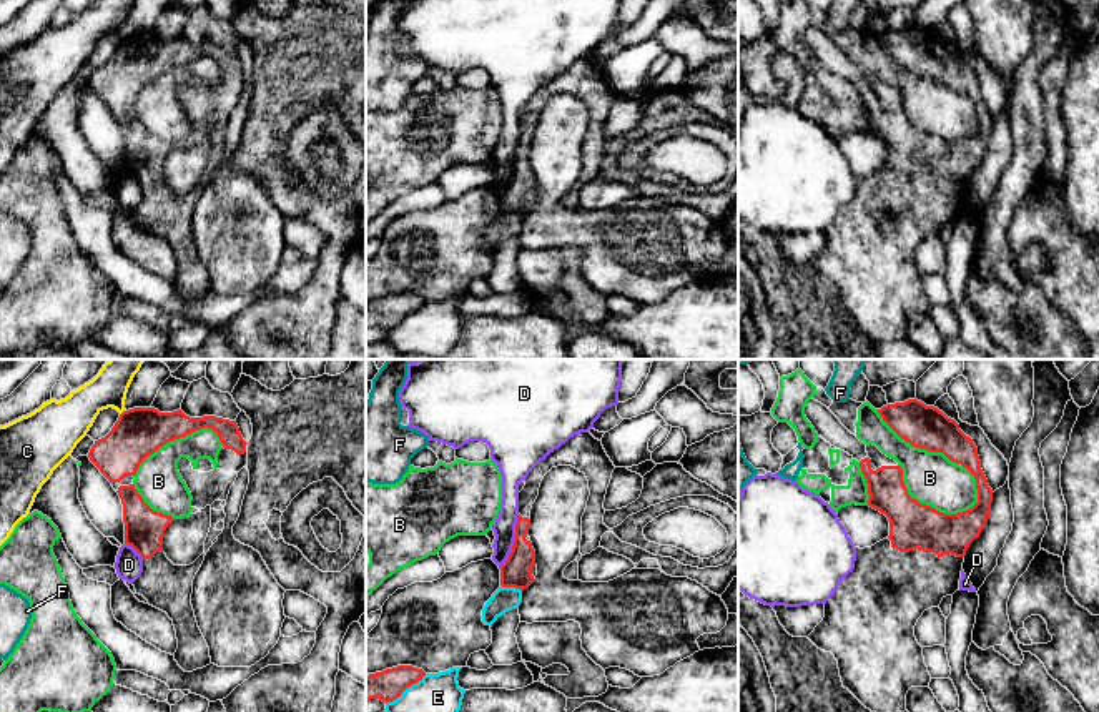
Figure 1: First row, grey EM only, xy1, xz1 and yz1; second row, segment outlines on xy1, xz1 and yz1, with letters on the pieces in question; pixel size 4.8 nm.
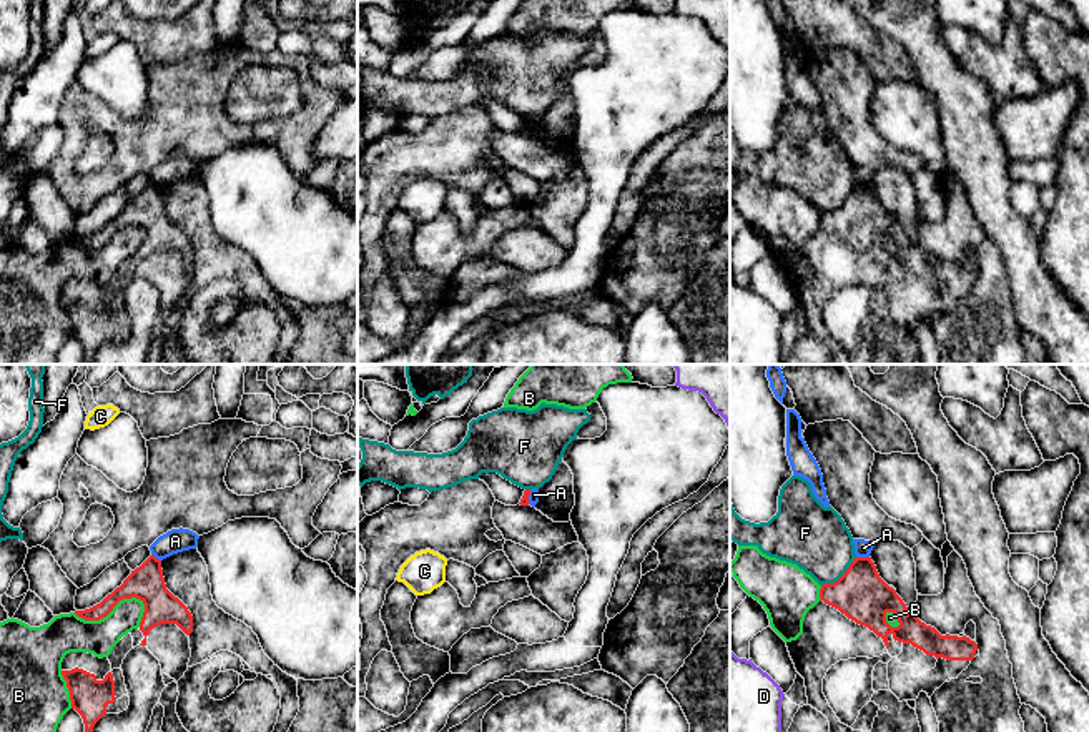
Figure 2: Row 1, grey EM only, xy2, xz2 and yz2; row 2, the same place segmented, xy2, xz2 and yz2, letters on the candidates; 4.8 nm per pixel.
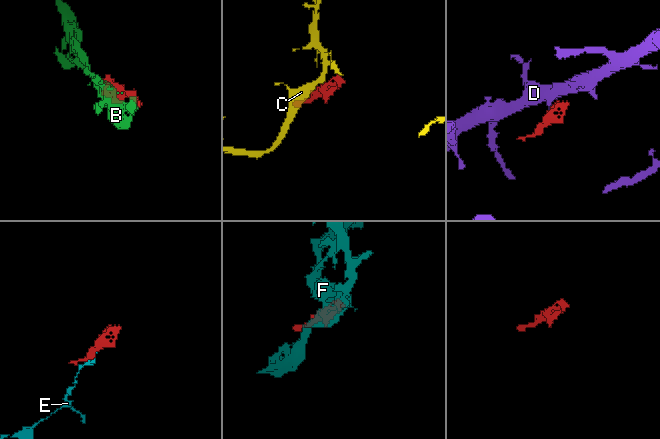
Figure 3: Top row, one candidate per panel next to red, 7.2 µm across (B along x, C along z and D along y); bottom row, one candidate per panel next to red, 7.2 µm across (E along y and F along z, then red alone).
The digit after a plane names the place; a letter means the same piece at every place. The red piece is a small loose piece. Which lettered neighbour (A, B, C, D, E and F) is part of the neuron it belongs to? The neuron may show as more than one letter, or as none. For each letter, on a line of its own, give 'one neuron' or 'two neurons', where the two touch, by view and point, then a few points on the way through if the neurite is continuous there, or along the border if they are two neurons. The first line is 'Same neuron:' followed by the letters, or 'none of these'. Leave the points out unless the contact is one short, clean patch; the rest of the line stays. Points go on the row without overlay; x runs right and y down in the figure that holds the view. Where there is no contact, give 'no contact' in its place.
Same neuron: none of these
A: two neurons; meets red in yz2 at (863, 185); border along yz2 (857, 183), (868, 185)
B: two neurons; meets red in yz1 at (930, 133)
C: two neurons; meets red in xy1 at (122, 40); border along xy1 (125, 37), (120, 42)
D: two neurons; meets red in xz1 at (514, 168); border along xz1 (519, 142), (512, 177), (499, 195)
E: two neurons; meets red in xz1 at (406, 315)
F: two neurons; meets red in yz2 at (842, 203)

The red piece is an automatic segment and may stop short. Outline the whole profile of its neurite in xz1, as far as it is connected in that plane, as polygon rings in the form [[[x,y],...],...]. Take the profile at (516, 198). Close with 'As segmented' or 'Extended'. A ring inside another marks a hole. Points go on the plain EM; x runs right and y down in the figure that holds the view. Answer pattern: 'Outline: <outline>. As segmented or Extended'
Outline: [[[580,60],[550,80],[525,105],[525,113],[519,120],[514,173],[507,188],[499,195],[502,215],[524,218],[537,203],[535,178],[529,165],[529,145],[544,103],[557,93],[572,93],[584,100],[589,108],[590,123],[582,143],[580,181],[585,183],[600,175],[602,163],[610,158],[604,151],[604,128],[615,93],[607,83],[602,68],[590,60]]]. Extended

